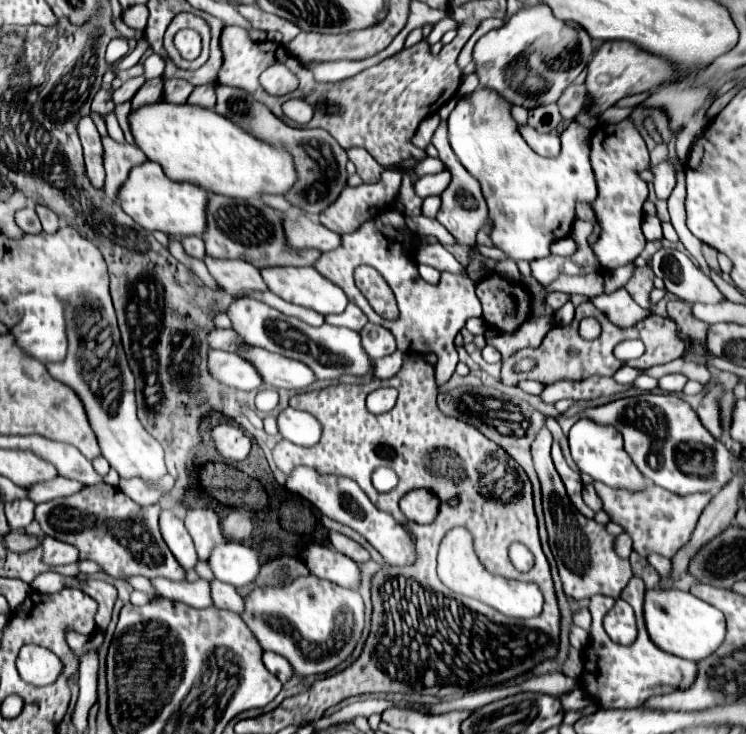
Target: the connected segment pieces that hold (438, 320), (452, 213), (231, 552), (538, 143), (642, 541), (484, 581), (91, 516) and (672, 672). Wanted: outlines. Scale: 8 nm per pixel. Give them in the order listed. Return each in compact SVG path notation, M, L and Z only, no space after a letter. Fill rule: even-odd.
M385 208L373 220L363 224L357 232L343 234L341 246L327 254L321 254L319 260L315 260L313 268L321 276L325 276L333 284L337 284L347 294L347 300L357 304L363 310L363 314L369 318L369 322L379 324L379 326L387 328L389 332L393 332L393 336L397 340L397 348L401 352L419 354L419 356L423 356L427 352L435 352L439 356L439 364L441 364L439 376L445 376L445 382L449 382L449 378L453 376L455 366L459 362L453 340L469 318L481 316L481 302L475 294L473 280L469 280L469 276L463 272L459 274L457 290L443 290L439 286L433 286L433 284L427 284L425 280L421 280L421 276L417 272L415 254L411 254L413 248L417 248L415 244L417 244L417 236L407 228L405 216L399 214L395 208ZM361 264L377 268L381 272L381 276L387 280L387 284L393 290L397 304L399 304L401 314L397 320L385 320L379 314L375 314L373 308L369 306L369 302L357 290L355 280L353 280L353 270Z
M441 120L435 134L433 134L433 146L439 150L439 158L443 160L445 168L453 174L453 180L451 184L447 186L447 190L441 194L443 198L443 204L437 212L437 220L457 238L457 244L461 246L475 246L475 234L487 224L489 216L487 216L487 204L485 204L485 198L481 194L481 188L479 188L479 182L461 166L461 162L457 160L455 152L451 150L451 144L449 144L449 138L447 138L447 120Z
M229 540L213 548L209 556L209 568L213 570L215 578L237 588L255 580L261 564L255 550L235 540Z
M521 126L521 136L525 138L525 142L539 154L539 156L547 156L547 158L555 158L561 150L559 144L559 136L557 134L539 134L535 132L531 126Z
M595 482L595 490L597 490L597 496L603 502L603 510L609 514L611 522L619 524L631 536L633 550L643 558L647 558L649 554L661 554L665 558L673 558L691 538L703 508L711 500L709 492L679 496L679 494L663 490L655 484L649 484L649 488L639 494L615 490L615 488L609 488L599 482Z
M464 527L453 528L441 541L437 555L437 574L443 584L447 588L451 588L453 592L471 596L491 608L497 606L497 612L501 612L509 618L533 618L533 616L539 616L539 612L541 612L541 606L543 606L541 590L529 582L507 580L507 578L487 572L483 568L483 564L477 560L477 554L473 548L473 538Z
M101 482L85 486L77 494L37 504L35 520L47 536L77 546L79 558L91 558L113 578L125 580L125 576L141 574L145 578L163 576L169 580L185 580L185 570L161 538L159 512L159 504L139 506L119 488Z
M633 576L629 584L621 592L621 600L629 602L635 610L635 620L637 620L637 638L633 644L615 644L607 632L603 630L603 618L613 608L615 598L595 594L591 596L589 610L593 616L593 624L589 630L589 646L587 654L591 656L597 652L597 670L595 670L595 690L591 692L593 700L601 708L637 708L643 704L649 696L663 694L663 692L673 692L675 688L687 688L691 686L691 680L695 680L695 662L683 660L677 656L669 656L667 652L659 650L655 644L651 644L645 624L643 624L643 596L645 596L645 584L641 578Z

